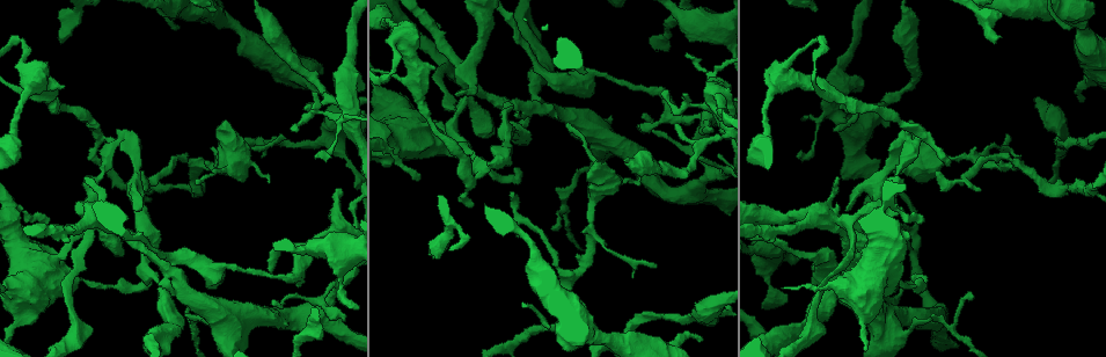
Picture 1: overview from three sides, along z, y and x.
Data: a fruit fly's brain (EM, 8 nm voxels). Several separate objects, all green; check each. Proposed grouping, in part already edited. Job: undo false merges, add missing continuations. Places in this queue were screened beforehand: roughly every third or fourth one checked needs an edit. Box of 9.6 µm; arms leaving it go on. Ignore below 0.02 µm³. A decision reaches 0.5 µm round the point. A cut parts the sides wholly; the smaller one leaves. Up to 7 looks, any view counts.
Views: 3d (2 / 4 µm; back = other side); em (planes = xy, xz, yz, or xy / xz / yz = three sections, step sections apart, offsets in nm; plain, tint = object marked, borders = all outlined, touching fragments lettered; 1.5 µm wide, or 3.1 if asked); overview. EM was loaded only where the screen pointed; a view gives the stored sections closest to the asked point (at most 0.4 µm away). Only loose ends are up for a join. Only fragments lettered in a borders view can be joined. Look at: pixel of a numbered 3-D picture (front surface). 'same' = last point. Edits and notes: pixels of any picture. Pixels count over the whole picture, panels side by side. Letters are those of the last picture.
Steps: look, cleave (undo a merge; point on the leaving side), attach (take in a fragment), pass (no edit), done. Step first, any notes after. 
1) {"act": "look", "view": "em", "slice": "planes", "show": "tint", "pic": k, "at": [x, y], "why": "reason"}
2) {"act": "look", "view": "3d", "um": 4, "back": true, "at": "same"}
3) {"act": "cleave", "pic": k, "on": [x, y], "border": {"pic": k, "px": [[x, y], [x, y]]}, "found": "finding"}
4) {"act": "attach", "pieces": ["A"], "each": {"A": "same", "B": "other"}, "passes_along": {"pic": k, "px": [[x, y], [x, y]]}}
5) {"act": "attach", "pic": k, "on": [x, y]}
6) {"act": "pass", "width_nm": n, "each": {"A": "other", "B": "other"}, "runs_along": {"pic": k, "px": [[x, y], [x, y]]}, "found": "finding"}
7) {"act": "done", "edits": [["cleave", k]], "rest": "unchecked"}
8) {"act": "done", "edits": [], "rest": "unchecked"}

{"act": "look", "view": "3d", "um": 2, "pic": 1, "at": [60, 40], "why": "free end"}

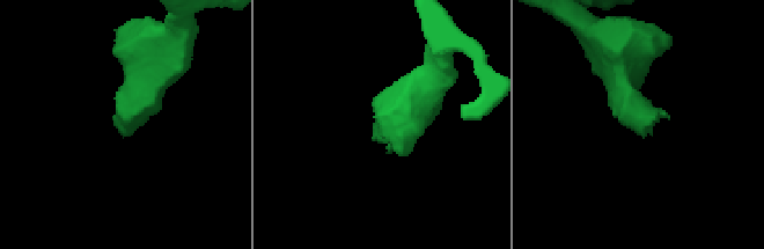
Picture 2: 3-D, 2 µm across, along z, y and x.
{"act": "look", "view": "em", "slice": "planes", "show": "borders", "pic": 2, "at": [382, 143]}

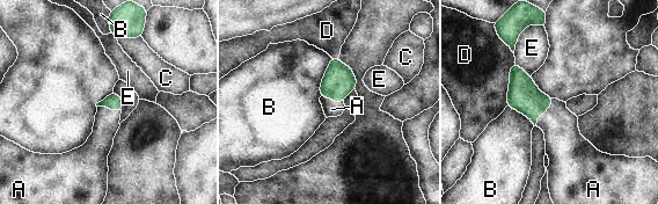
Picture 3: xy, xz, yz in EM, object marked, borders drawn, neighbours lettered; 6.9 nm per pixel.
{"act": "attach", "pieces": ["A"], "each": {"A": "same", "B": "other", "C": "other", "D": "other", "E": "other"}, "passes_along": {"pic": 3, "px": [[524, 96], [543, 114], [564, 143]]}, "found": "the neuron continues"}

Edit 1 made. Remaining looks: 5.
{"act": "look", "view": "overview", "why": "redraw"}

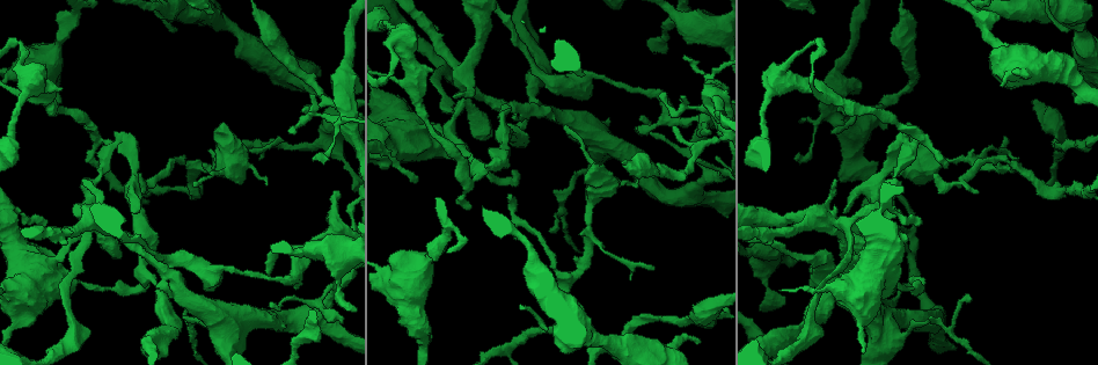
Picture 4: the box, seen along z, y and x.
{"act": "look", "view": "em", "slice": "xz", "step": 8, "show": "borders", "pic": 4, "at": [576, 172], "why": "abrupt turn"}

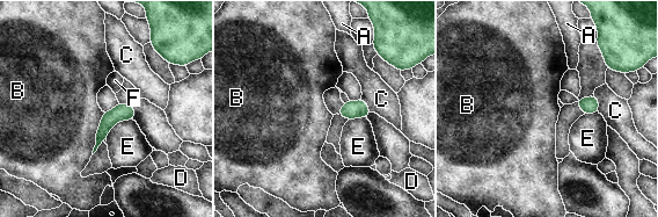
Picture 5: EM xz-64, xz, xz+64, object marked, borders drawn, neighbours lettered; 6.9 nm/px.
{"act": "pass", "each": {"A": "other", "B": "other", "C": "other", "D": "other", "E": "other", "F": "other"}, "runs_along": {"pic": 5, "px": [[130, 108], [104, 128], [99, 140]]}, "found": "one neuron here"}

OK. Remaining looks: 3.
{"act": "look", "view": "em", "slice": "planes", "show": "borders", "pic": 4, "at": [641, 116], "why": "an open end"}

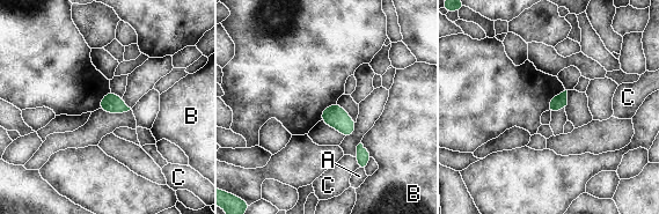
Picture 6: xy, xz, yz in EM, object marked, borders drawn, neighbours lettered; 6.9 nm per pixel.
{"act": "pass", "width_nm": 110, "longest_contact_nm": ["B", 130], "each": {"A": "other", "B": "other", "C": "other"}, "found": "no lettered fragment goes on from it"}

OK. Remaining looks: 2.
{"act": "done", "edits": [["attach", 3]], "rest": "unchecked"}

